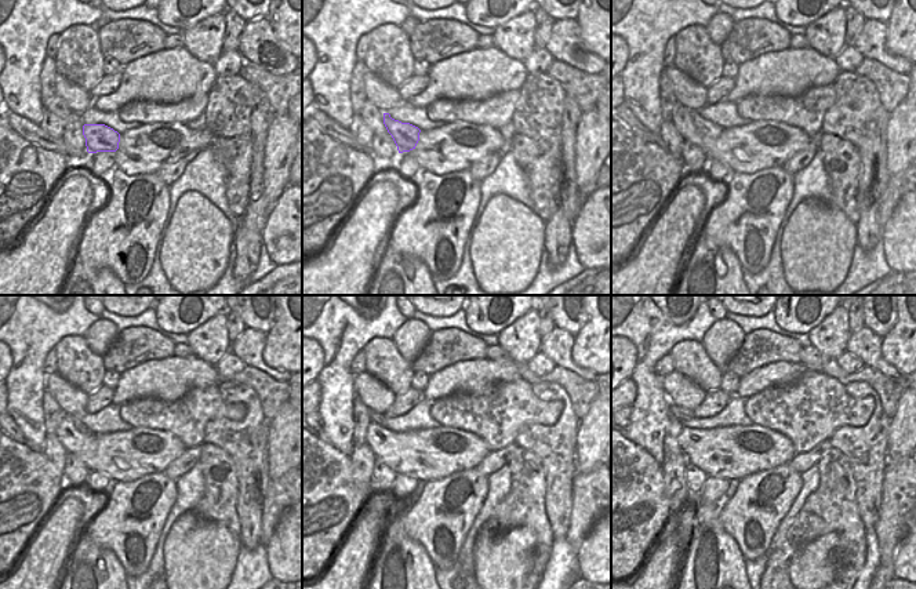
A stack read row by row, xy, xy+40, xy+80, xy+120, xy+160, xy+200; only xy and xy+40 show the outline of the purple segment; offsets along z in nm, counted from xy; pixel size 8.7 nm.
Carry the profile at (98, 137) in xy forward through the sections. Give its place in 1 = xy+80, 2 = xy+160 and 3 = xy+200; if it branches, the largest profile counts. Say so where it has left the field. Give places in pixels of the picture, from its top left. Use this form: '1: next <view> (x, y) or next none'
1: next xy+80 (705, 127)
2: next xy+160 (380, 418)
3: next xy+200 (679, 413)

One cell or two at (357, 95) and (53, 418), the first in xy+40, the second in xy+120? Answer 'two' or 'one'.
one

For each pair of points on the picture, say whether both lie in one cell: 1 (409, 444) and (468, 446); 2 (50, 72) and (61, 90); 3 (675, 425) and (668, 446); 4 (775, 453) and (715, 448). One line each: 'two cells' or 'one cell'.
1: one cell
2: two cells
3: one cell
4: one cell

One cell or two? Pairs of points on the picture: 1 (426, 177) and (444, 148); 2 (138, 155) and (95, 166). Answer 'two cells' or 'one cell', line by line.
1: two cells
2: two cells

